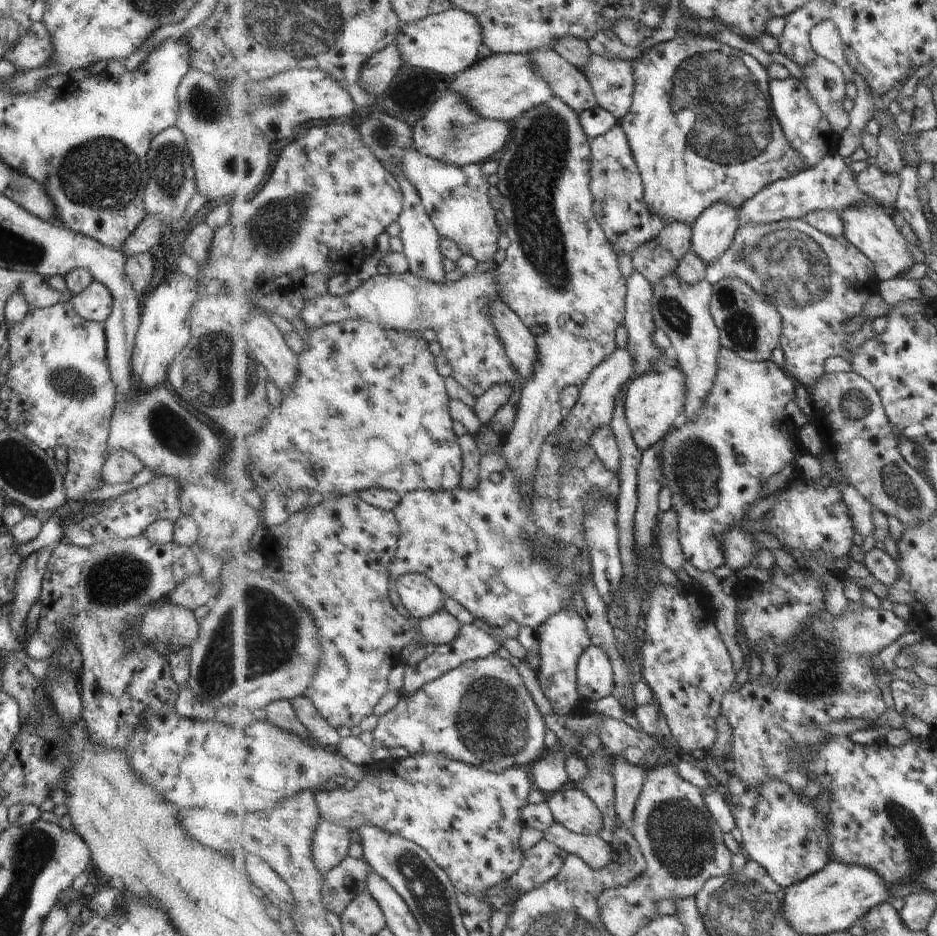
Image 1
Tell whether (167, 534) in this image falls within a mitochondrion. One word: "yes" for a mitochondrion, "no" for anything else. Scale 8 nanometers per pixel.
no

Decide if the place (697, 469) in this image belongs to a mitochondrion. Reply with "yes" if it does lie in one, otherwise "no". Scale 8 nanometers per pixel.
yes

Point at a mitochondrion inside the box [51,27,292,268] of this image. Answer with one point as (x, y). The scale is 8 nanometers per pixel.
(102, 172)

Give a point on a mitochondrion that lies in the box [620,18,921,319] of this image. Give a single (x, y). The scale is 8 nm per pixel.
(726, 116)

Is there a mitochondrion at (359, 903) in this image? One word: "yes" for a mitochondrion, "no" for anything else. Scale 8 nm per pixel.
no

